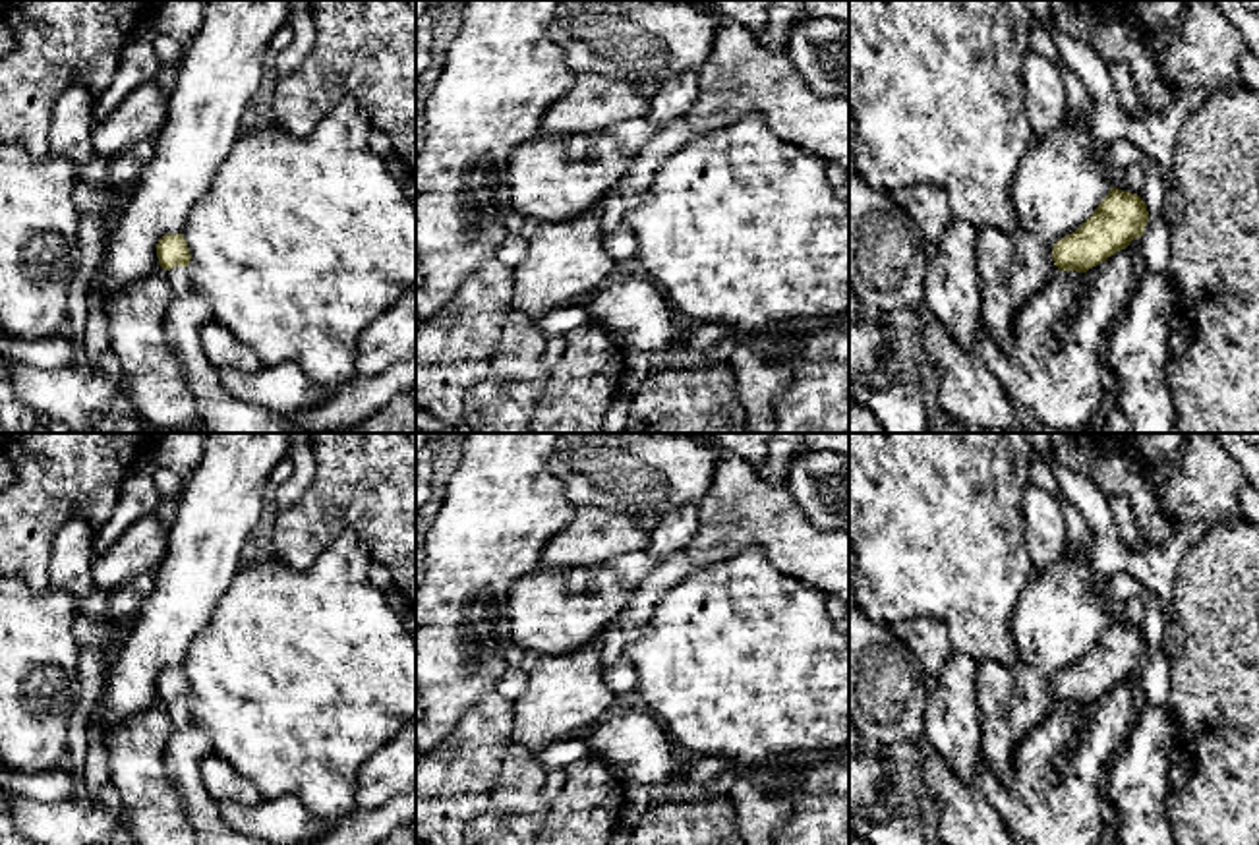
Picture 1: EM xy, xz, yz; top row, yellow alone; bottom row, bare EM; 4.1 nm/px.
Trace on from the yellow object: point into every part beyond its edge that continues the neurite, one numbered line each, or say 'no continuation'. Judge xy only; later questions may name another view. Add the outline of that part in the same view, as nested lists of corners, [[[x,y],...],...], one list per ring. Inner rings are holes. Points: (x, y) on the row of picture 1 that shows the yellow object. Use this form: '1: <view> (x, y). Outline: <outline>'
1: xy (178, 277). Outline: [[[174,267],[166,271],[166,275],[174,294],[186,294],[188,290],[191,290],[188,267]]]

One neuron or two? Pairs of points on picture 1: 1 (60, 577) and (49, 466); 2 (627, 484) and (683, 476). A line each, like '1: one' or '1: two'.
1: two
2: one

